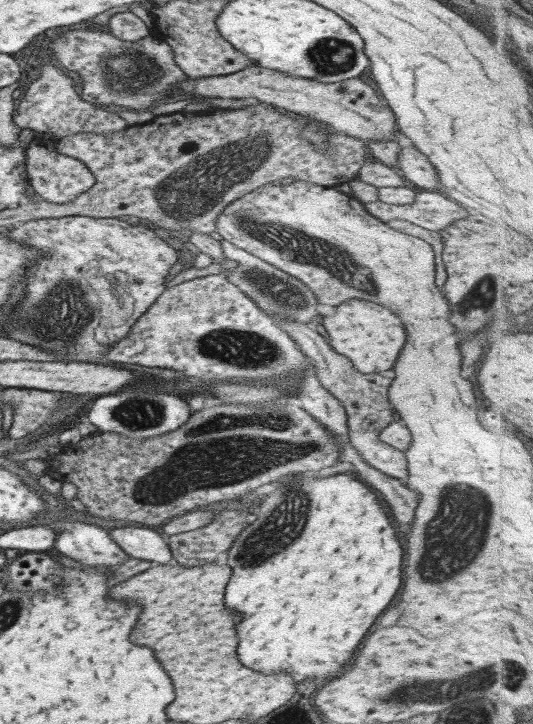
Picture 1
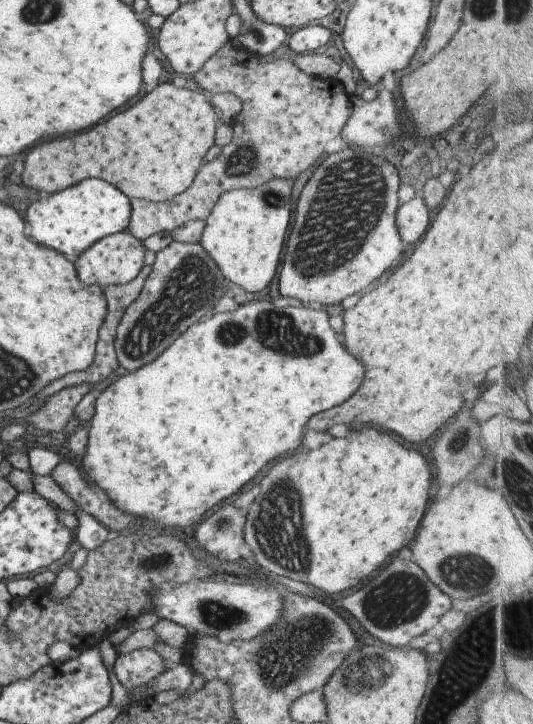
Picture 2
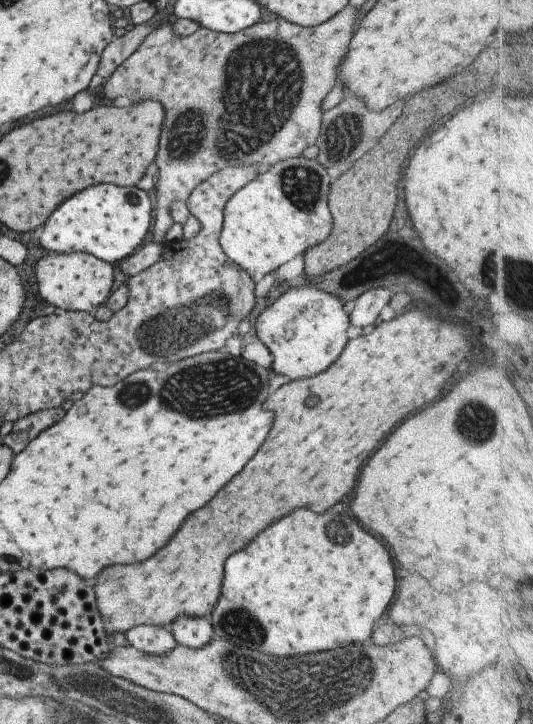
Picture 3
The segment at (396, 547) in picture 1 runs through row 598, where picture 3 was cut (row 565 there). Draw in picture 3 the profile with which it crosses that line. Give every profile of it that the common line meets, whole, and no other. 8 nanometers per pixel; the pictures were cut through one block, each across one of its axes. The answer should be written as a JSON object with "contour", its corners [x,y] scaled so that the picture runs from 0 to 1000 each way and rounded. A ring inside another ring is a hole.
{"contour":[[[561,702],[561,704],[550,704],[546,710],[531,713],[527,718],[512,721],[508,727],[501,727],[456,760],[448,760],[445,765],[433,765],[422,773],[415,818],[388,855],[394,858],[402,877],[415,884],[424,884],[430,890],[462,895],[475,901],[520,906],[520,909],[535,909],[535,906],[542,909],[542,906],[565,906],[572,901],[583,903],[583,901],[595,901],[595,898],[625,898],[625,895],[647,895],[651,890],[677,890],[677,887],[685,887],[696,878],[700,859],[730,837],[737,818],[741,818],[741,798],[737,798],[737,782],[734,782],[730,765],[722,762],[722,757],[700,740],[681,735],[677,727],[666,718],[651,715],[651,713],[629,713],[625,707],[610,707],[610,710],[595,713],[595,710],[587,710],[587,707],[572,704],[572,702]]]}

